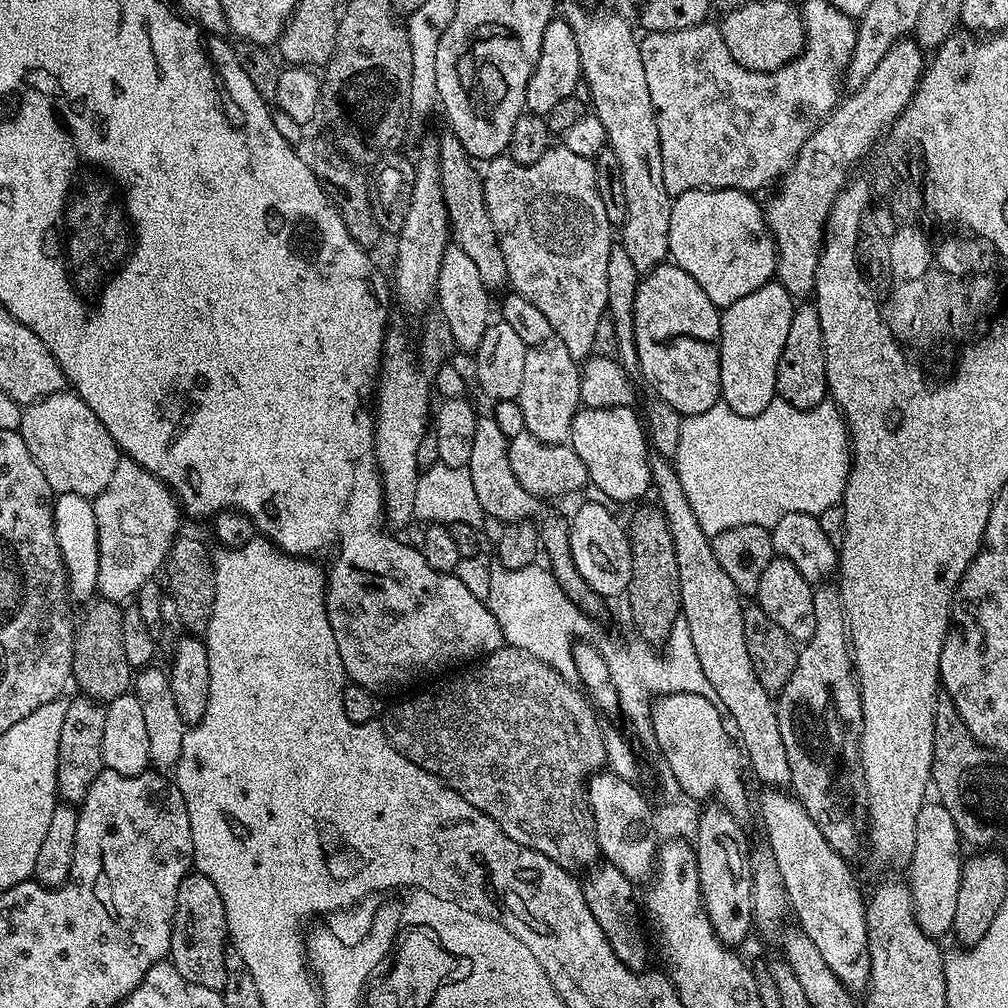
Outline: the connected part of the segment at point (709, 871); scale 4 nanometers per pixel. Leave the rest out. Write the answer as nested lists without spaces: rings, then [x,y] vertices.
[[[709,803],[700,813],[697,836],[694,839],[696,869],[700,875],[700,893],[710,926],[723,944],[740,946],[754,928],[752,914],[753,861],[748,860],[748,836],[741,821],[721,804]]]

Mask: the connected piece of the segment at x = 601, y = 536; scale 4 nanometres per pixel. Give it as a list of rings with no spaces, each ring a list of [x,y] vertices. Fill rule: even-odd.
[[[600,504],[582,505],[576,513],[571,514],[570,521],[570,550],[578,573],[599,597],[623,597],[632,573],[632,546],[625,525],[619,524],[612,517],[611,510]]]

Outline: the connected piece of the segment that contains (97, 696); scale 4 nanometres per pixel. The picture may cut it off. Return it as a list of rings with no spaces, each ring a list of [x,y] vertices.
[[[96,598],[87,605],[84,617],[79,617],[76,629],[76,641],[72,651],[72,680],[77,684],[83,695],[89,696],[92,700],[107,702],[118,698],[123,692],[129,691],[134,684],[134,670],[130,662],[126,662],[126,654],[122,647],[122,614],[124,608],[117,601]]]

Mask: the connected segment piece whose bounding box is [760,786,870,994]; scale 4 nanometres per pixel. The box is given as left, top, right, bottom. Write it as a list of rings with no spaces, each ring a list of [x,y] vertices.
[[[769,787],[761,794],[760,818],[768,838],[767,849],[778,866],[778,872],[782,874],[791,915],[796,915],[795,923],[806,934],[806,938],[814,942],[826,966],[838,974],[842,986],[846,986],[853,994],[863,993],[870,978],[868,931],[864,913],[866,896],[860,893],[856,885],[856,876],[847,864],[849,861],[823,837],[802,802],[779,787]]]

